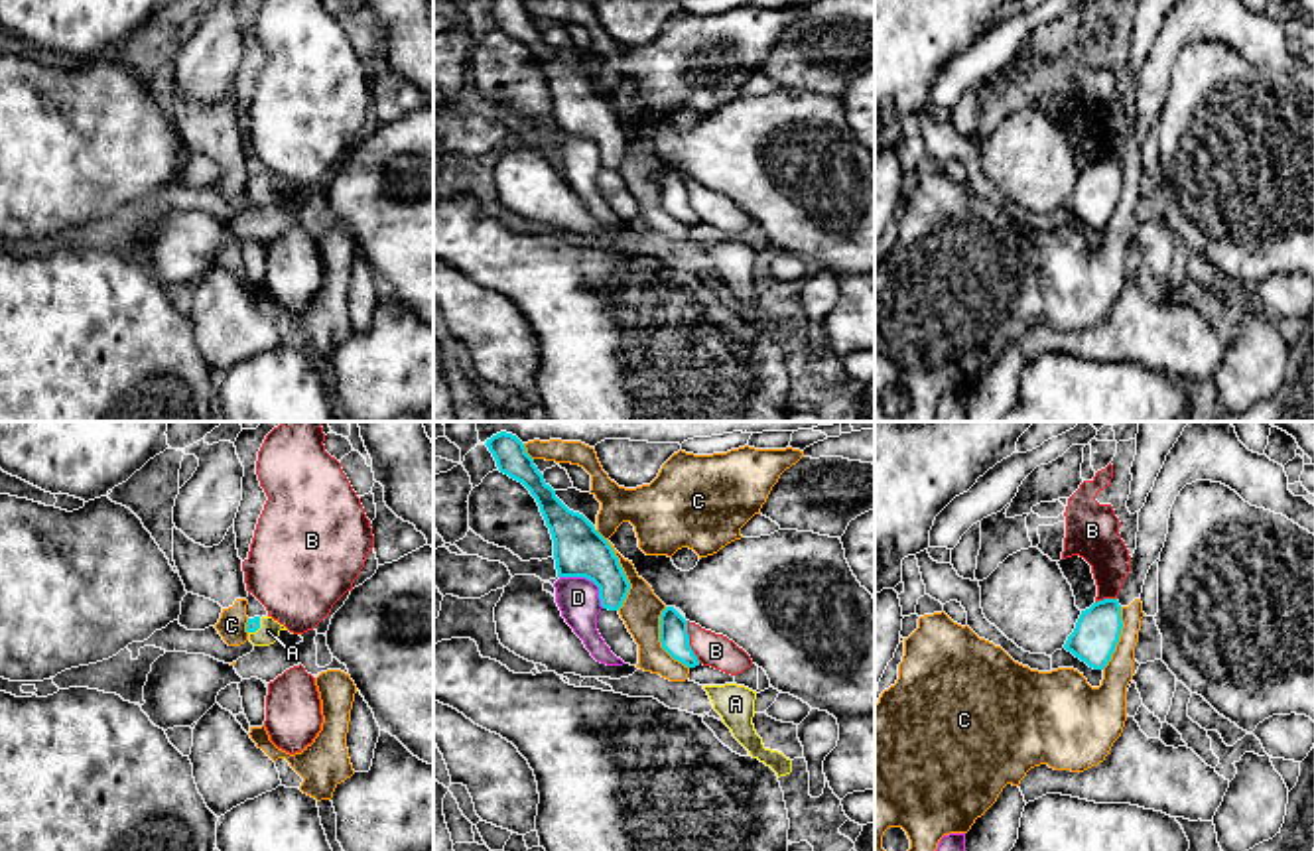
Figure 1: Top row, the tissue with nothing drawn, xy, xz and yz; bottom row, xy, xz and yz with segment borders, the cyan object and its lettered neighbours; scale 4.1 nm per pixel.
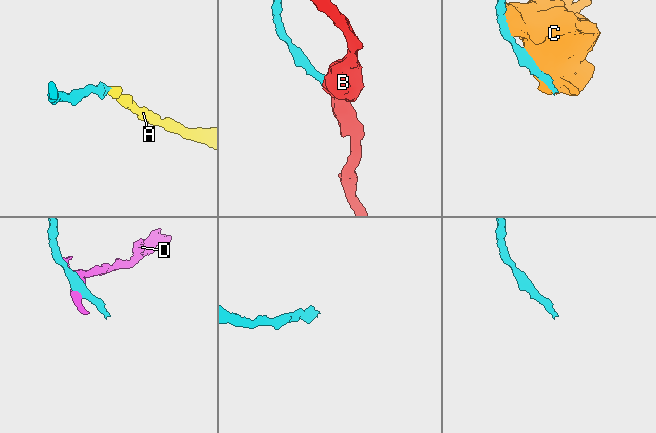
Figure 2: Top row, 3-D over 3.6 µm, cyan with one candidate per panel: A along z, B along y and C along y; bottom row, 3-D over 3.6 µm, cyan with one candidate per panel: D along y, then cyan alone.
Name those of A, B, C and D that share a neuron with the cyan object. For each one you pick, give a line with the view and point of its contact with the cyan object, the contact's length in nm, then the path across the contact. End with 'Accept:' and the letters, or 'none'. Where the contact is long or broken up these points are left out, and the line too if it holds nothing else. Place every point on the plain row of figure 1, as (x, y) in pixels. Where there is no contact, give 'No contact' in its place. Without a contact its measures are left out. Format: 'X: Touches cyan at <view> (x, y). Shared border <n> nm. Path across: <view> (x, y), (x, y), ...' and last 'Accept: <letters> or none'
A: Touches cyan at xy (257, 188). Shared border 80 nm
Accept: A

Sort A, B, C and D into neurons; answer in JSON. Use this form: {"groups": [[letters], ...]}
{"groups": [["A"], ["B"], ["C"], ["D"]]}

